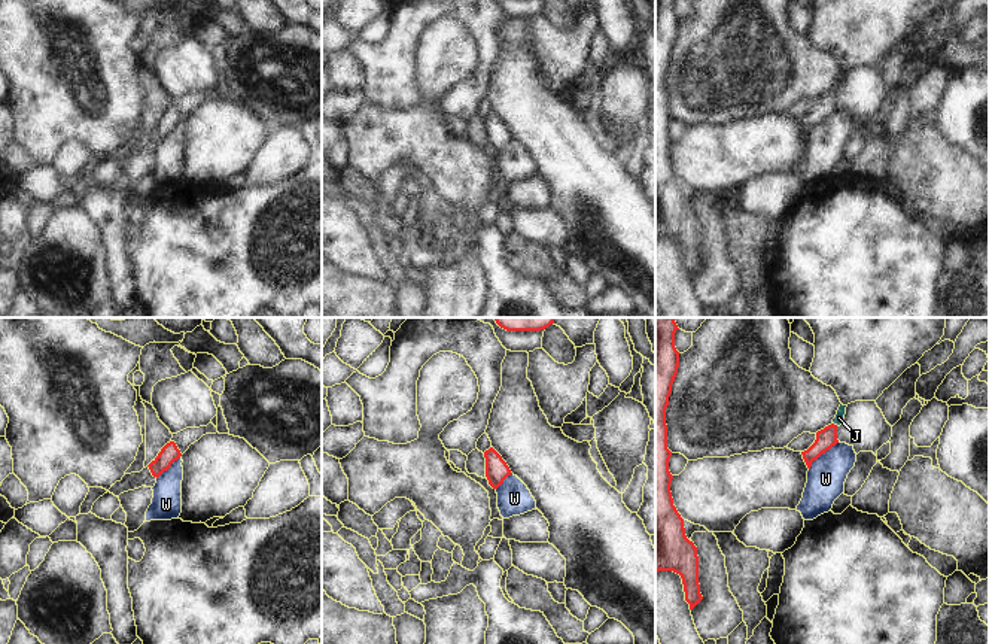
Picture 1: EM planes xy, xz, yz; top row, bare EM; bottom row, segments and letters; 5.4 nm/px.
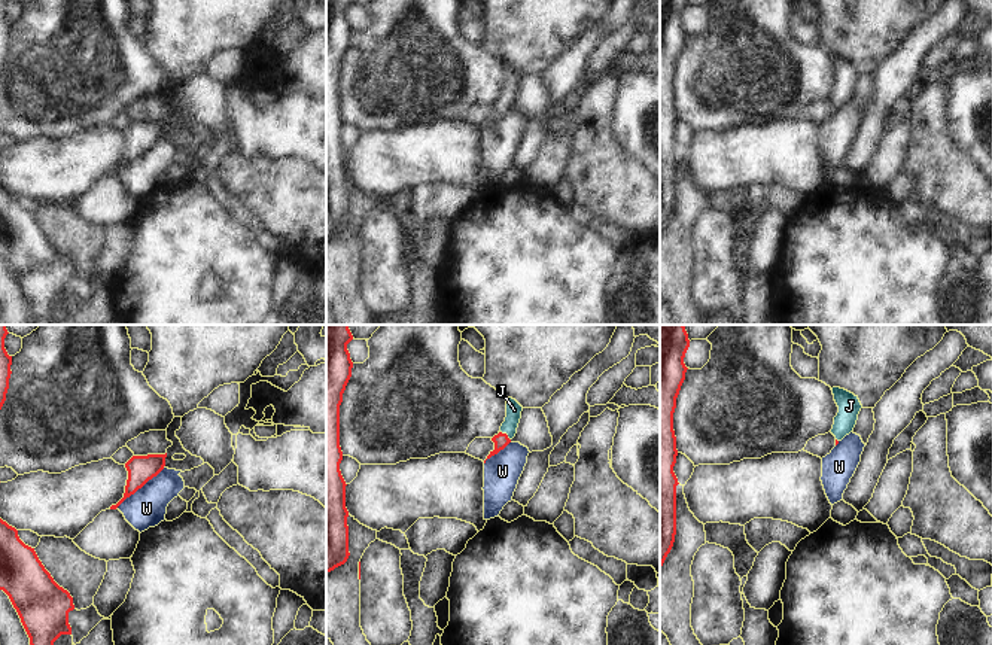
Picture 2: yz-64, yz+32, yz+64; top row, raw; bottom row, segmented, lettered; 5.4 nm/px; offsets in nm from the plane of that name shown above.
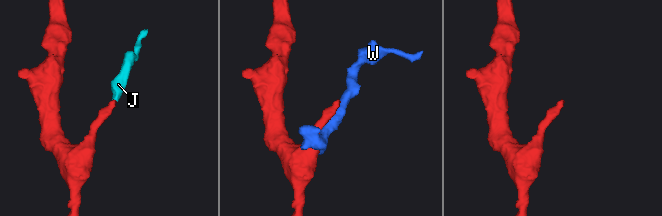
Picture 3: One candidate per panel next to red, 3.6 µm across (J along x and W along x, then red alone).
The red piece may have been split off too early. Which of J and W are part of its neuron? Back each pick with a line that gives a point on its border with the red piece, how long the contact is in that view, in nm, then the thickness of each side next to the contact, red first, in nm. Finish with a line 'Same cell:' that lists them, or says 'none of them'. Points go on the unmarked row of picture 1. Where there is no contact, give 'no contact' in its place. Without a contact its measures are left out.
J: contact yz (836, 91); length 40 nm; calibres 110 and 50 nm
Same cell: J

